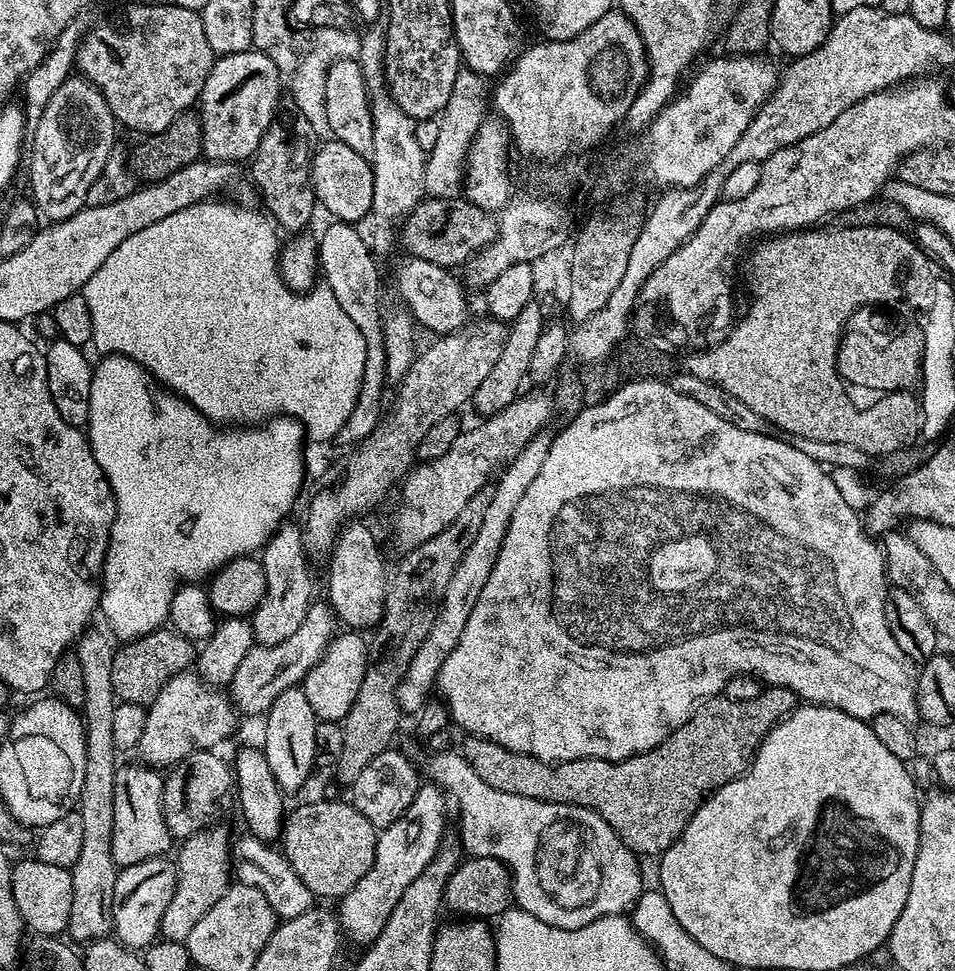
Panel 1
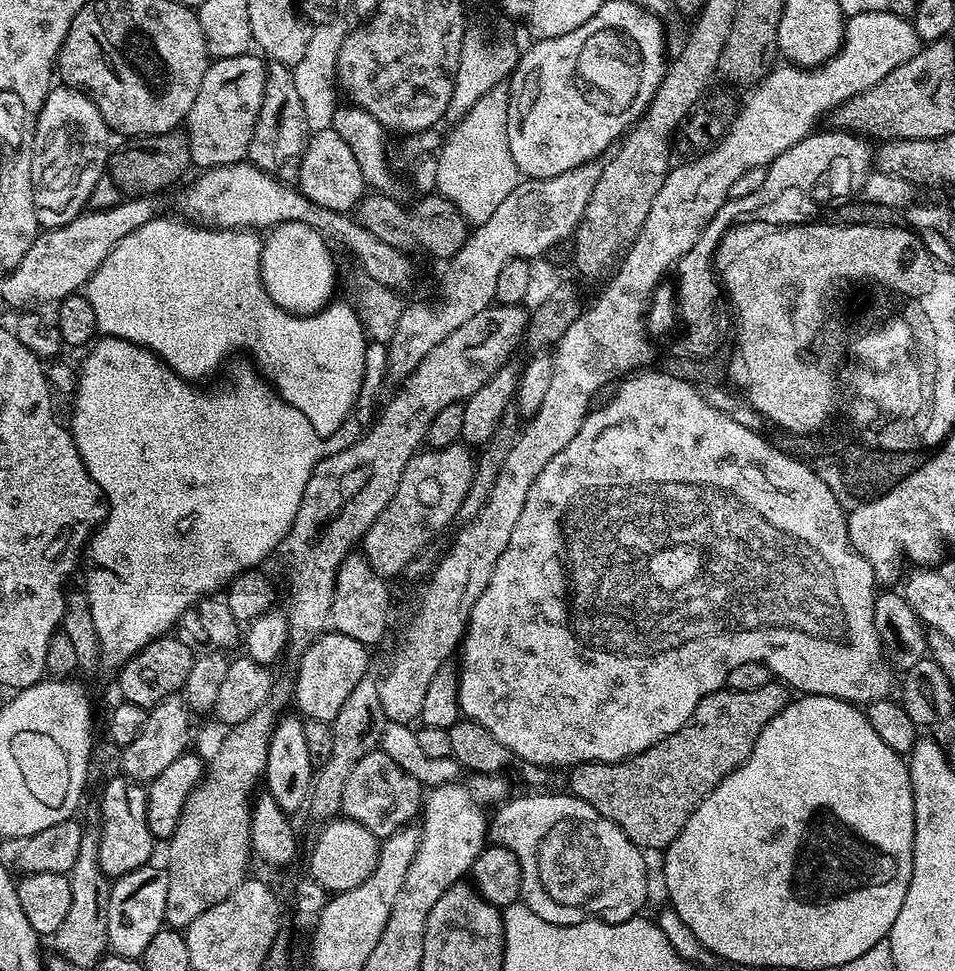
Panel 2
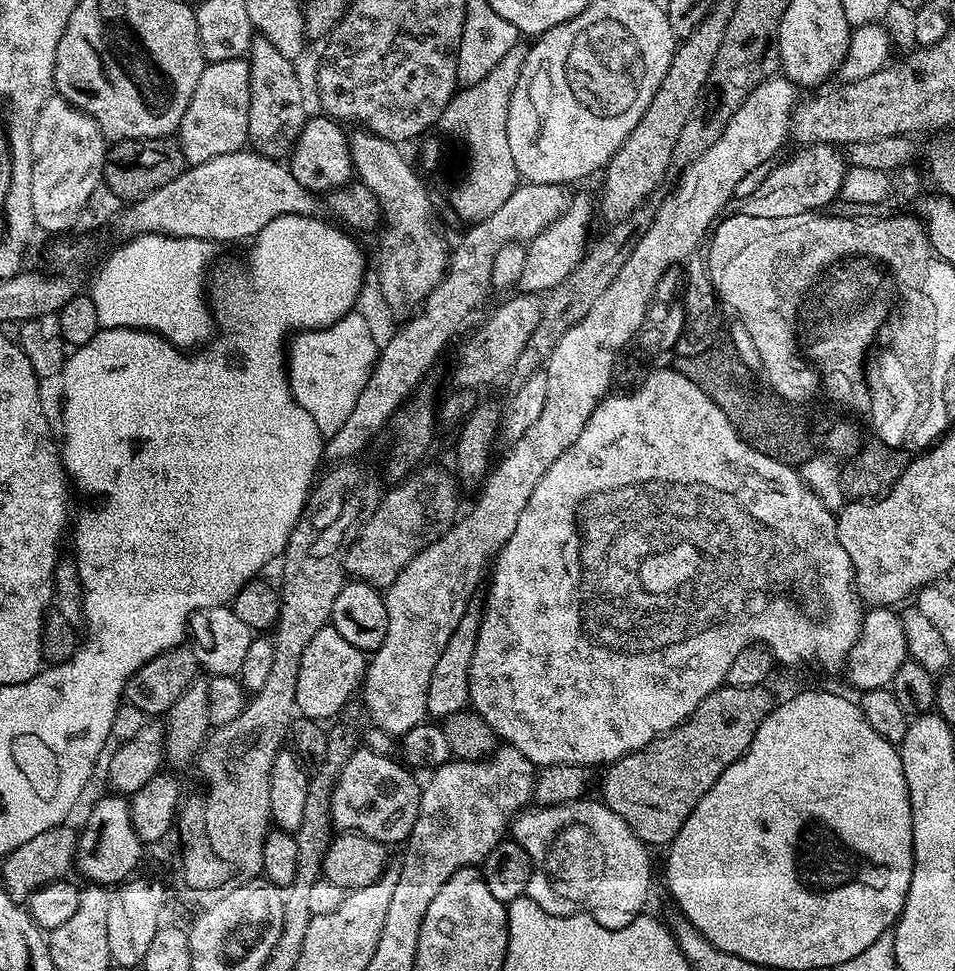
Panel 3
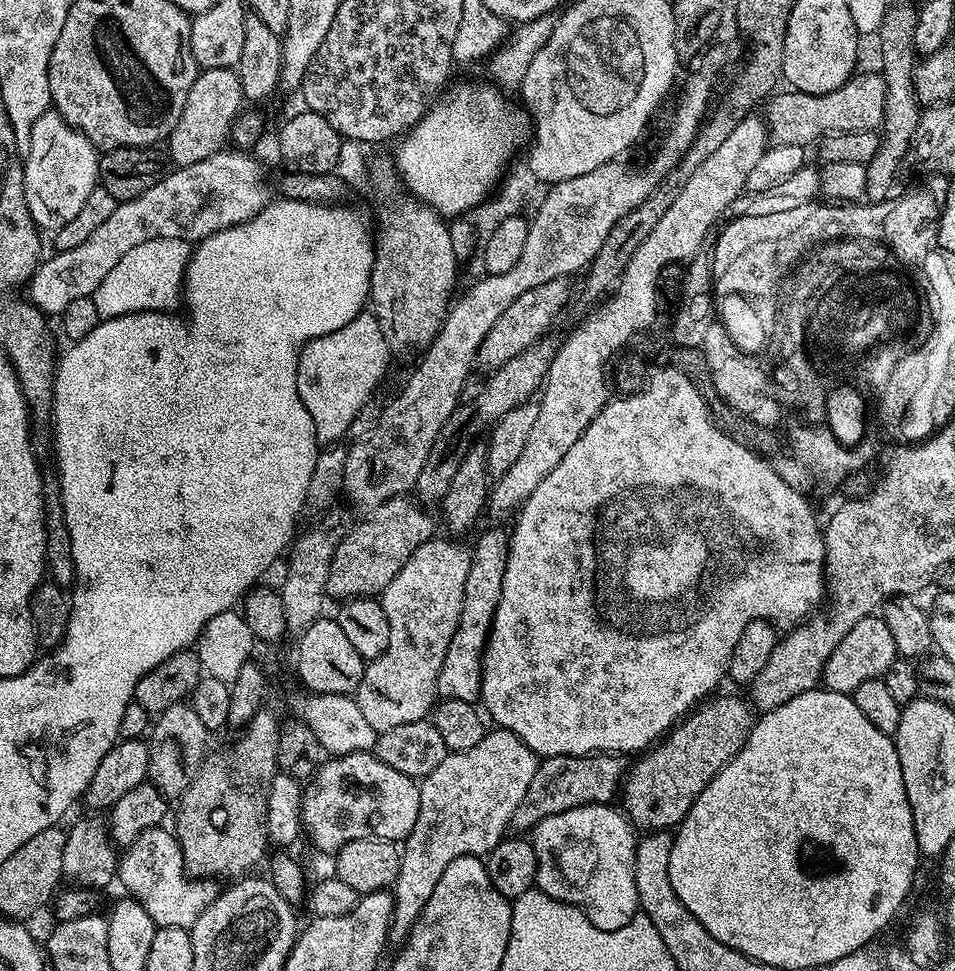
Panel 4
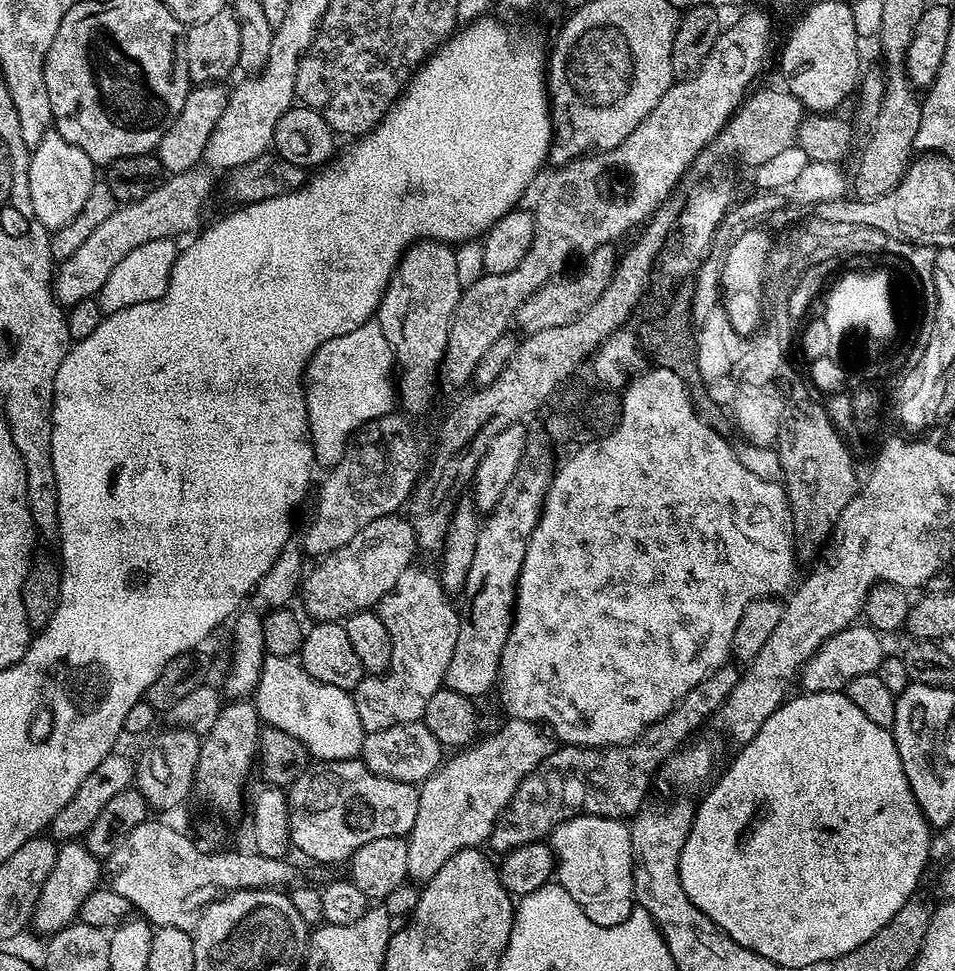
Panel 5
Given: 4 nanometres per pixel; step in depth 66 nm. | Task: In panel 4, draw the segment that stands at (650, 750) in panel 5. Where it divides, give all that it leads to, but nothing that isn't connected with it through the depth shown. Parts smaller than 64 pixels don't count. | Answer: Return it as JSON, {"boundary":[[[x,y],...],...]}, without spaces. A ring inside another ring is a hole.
{"boundary":[[[616,754],[550,756],[541,759],[540,768],[534,774],[534,782],[530,782],[530,790],[526,790],[526,798],[522,798],[522,806],[518,806],[511,827],[520,831],[517,833],[524,834],[542,822],[542,818],[562,814],[571,808],[583,804],[611,805],[612,799],[615,796],[617,799],[622,788],[620,760],[621,757]]]}

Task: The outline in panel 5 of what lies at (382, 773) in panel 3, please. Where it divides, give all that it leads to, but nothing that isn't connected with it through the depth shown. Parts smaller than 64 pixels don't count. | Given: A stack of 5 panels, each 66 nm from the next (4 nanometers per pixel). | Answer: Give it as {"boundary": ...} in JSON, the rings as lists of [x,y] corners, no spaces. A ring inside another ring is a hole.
{"boundary":[[[360,758],[320,762],[315,766],[305,770],[287,789],[290,838],[295,851],[320,864],[343,865],[351,861],[353,854],[366,846],[366,842],[374,842],[374,838],[407,837],[412,831],[414,818],[418,818],[420,794],[417,785],[380,777],[372,773]]]}

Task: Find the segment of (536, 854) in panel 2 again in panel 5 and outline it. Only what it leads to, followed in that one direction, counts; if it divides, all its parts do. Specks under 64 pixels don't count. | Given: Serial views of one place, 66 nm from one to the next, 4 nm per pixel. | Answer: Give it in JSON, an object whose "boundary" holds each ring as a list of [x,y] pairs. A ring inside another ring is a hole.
{"boundary":[[[574,816],[572,819],[562,822],[552,831],[550,847],[554,857],[554,876],[561,888],[571,892],[574,902],[578,902],[585,909],[592,910],[595,904],[624,904],[630,900],[629,889],[632,887],[632,843],[630,842],[630,828],[624,820],[611,820],[605,816]]]}

